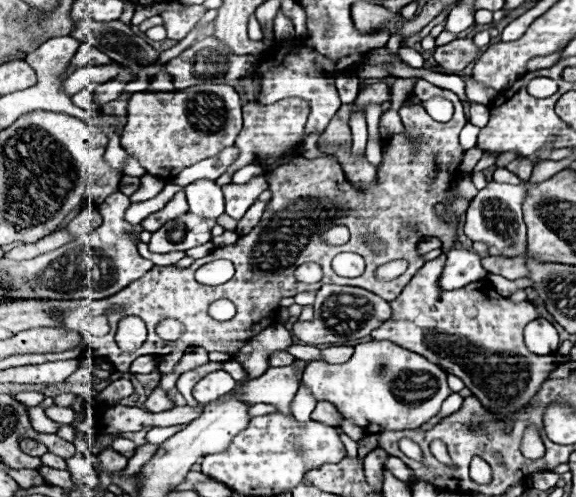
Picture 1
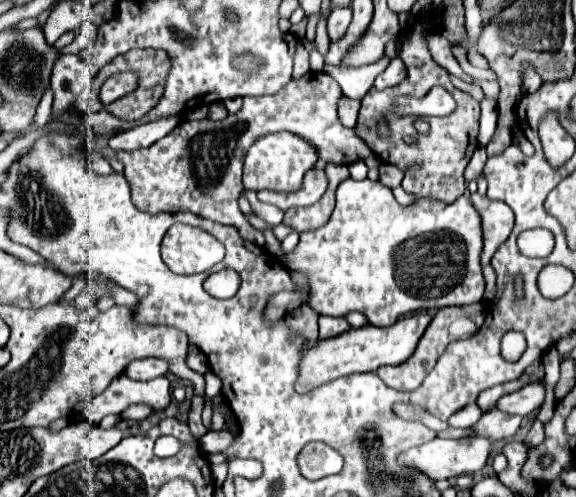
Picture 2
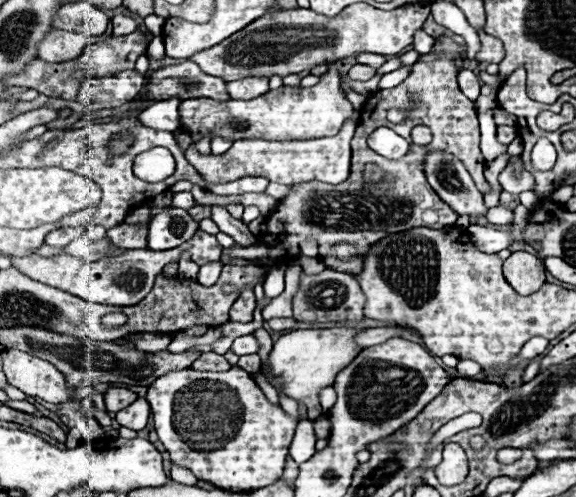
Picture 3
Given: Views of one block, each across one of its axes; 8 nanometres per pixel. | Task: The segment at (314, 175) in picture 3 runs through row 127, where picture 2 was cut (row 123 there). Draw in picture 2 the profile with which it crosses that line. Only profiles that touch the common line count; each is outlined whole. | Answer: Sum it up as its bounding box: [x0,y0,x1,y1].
[338,98,360,128]

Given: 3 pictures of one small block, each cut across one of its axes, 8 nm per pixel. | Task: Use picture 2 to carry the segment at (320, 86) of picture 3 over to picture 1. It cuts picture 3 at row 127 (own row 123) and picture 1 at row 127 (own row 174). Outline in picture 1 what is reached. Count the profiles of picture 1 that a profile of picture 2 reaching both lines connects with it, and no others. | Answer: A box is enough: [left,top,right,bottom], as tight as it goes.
[122,84,242,178]

